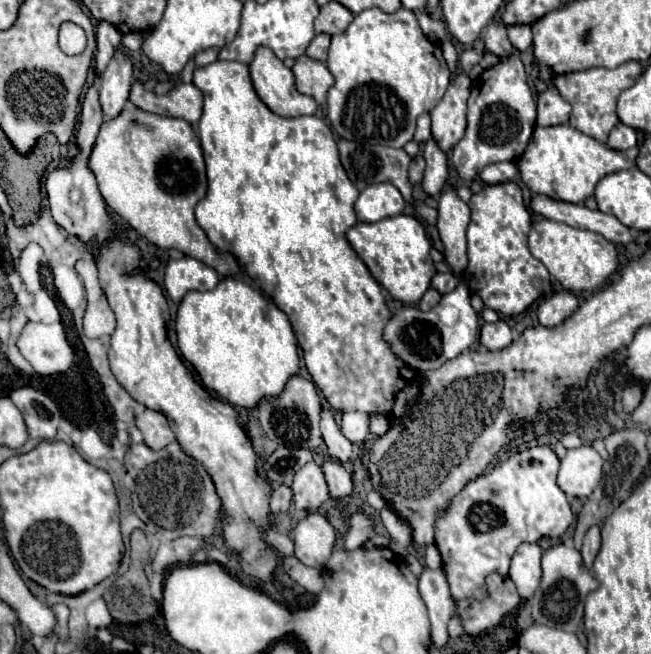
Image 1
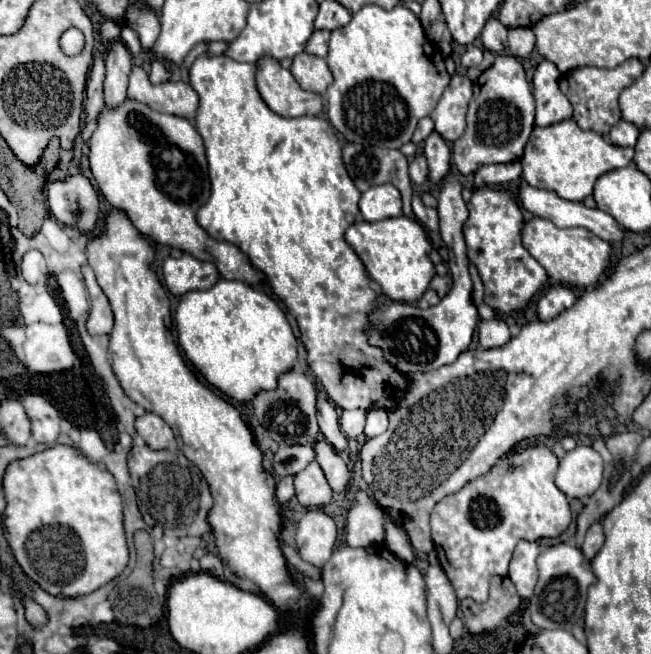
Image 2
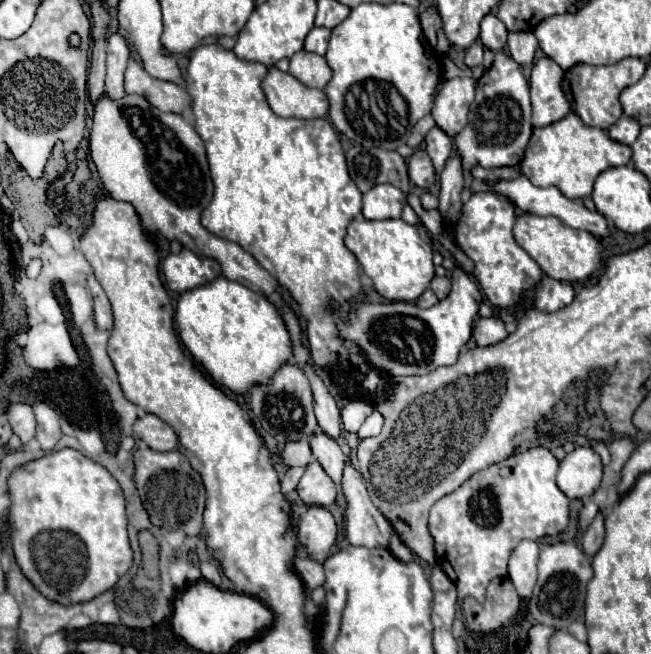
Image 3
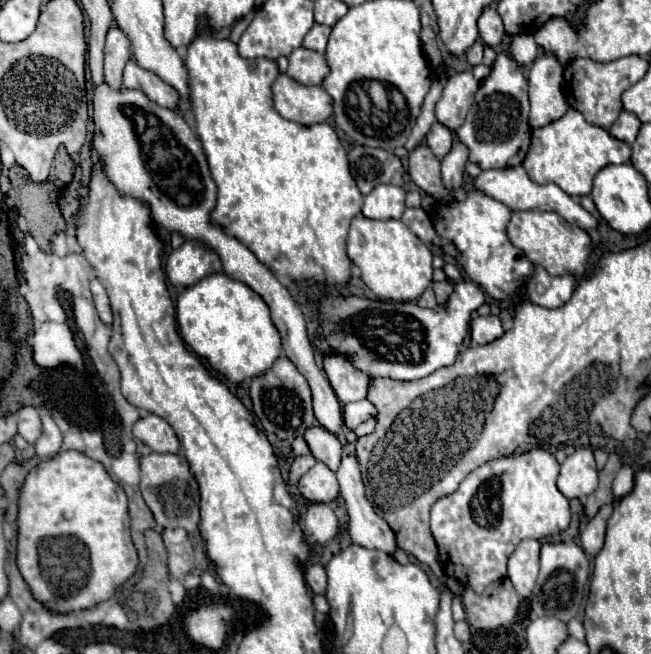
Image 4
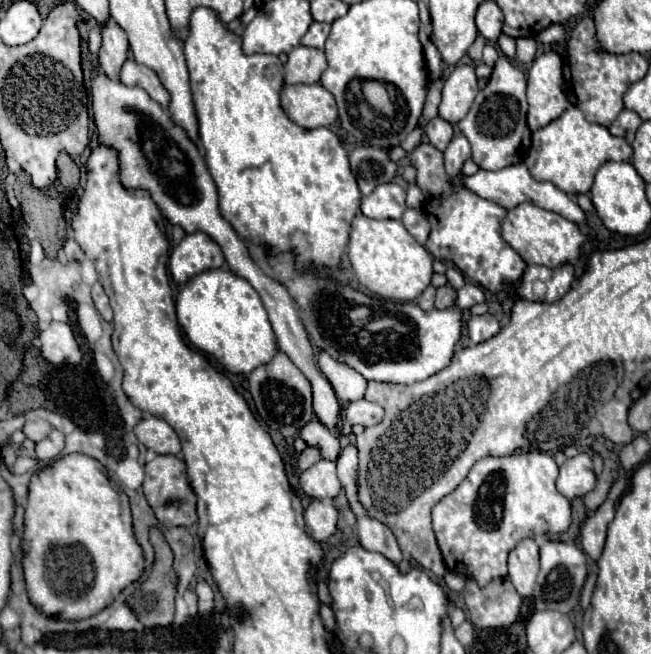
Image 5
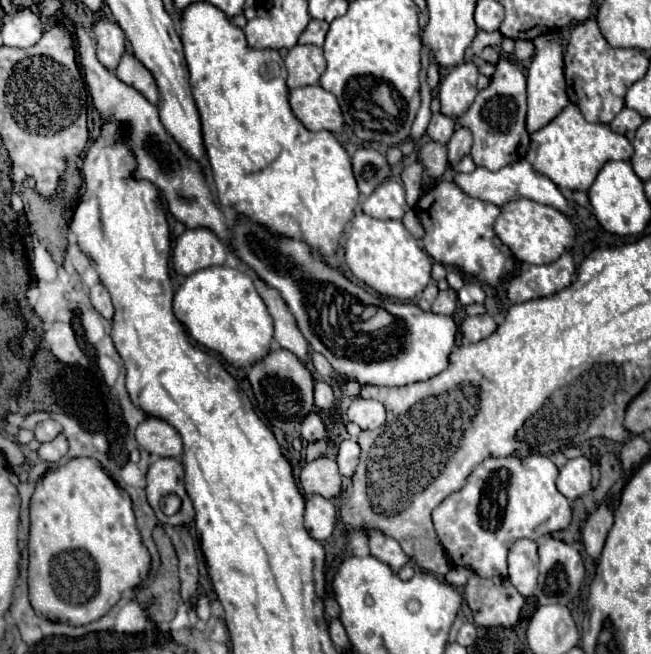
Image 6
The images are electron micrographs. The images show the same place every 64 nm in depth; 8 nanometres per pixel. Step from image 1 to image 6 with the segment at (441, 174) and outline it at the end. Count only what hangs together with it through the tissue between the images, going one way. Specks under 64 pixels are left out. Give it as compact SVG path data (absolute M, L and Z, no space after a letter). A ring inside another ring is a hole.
M434 114L430 124L428 124L428 136L436 142L442 142L446 144L454 132L454 126L456 126L456 120L450 118L450 116L444 116L444 114Z

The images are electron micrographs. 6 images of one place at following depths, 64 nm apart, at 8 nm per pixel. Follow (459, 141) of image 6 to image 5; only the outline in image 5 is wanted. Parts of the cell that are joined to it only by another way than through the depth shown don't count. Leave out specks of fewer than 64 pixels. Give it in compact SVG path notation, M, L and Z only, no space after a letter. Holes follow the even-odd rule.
M456 134L444 150L444 166L448 176L458 176L466 158L470 158L470 142L466 136Z

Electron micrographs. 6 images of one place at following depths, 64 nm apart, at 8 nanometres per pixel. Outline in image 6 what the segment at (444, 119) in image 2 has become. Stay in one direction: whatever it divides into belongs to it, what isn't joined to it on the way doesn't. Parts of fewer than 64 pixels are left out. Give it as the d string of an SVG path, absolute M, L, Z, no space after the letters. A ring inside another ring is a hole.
M474 62L458 64L438 86L438 98L446 116L458 118L472 104L478 80L478 68Z

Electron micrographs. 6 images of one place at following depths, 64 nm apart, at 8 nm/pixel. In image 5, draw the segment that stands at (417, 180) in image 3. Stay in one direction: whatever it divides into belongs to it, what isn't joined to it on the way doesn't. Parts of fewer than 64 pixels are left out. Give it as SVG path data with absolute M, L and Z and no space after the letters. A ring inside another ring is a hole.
M420 144L412 154L412 164L418 170L418 186L426 198L448 194L450 184L444 170L444 154L432 144Z

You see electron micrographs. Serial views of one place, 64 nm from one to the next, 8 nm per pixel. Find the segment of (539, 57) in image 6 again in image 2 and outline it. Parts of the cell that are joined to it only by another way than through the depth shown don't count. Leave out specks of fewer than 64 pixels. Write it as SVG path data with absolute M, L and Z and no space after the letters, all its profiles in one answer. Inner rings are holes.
M542 60L534 72L534 100L536 100L536 126L550 126L572 118L572 106L558 88L560 70L550 60Z

